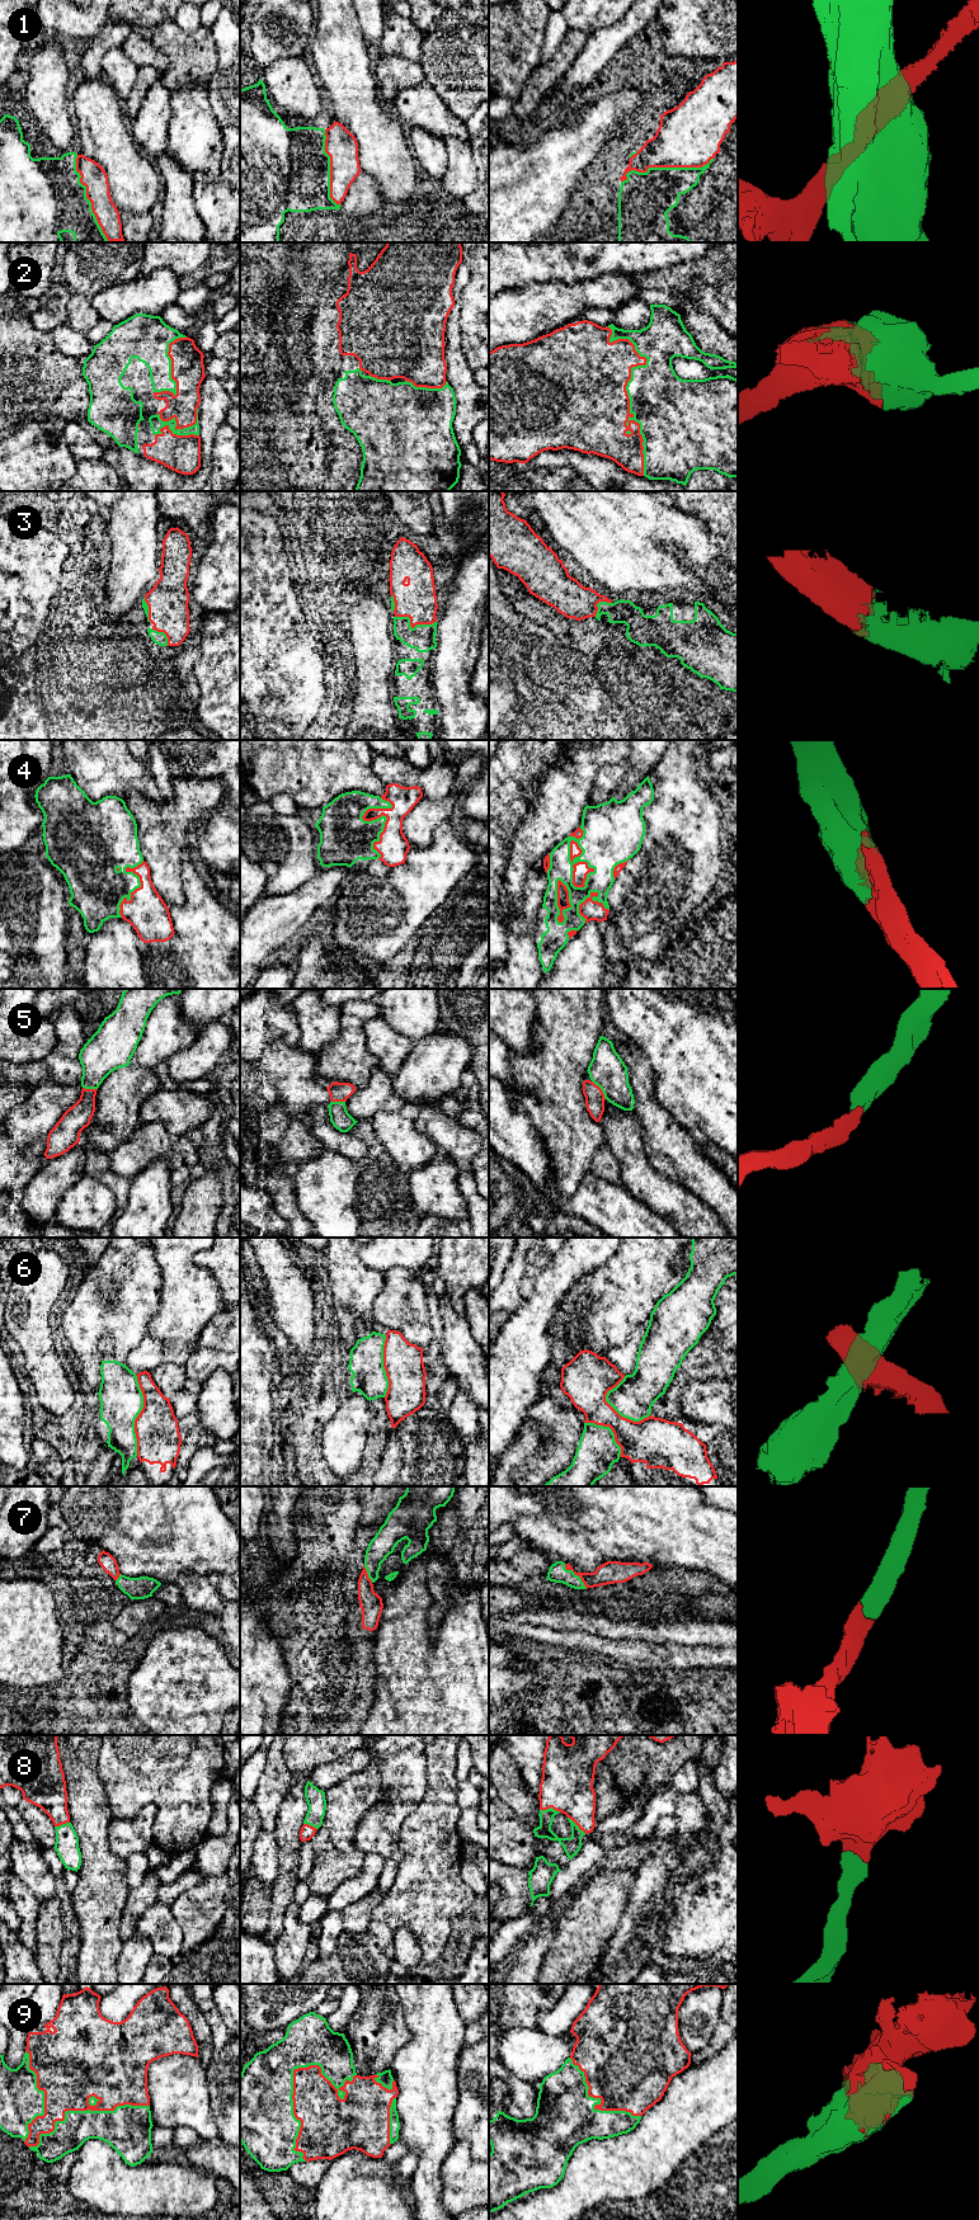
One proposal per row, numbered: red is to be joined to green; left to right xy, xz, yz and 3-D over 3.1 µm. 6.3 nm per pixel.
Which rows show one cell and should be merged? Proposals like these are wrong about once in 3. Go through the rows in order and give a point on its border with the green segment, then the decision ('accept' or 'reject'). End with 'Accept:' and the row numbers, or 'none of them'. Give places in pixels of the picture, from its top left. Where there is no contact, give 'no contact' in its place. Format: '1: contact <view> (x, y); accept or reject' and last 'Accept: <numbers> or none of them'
1: contact xy (90, 206); reject
2: contact yz (627, 385); accept
3: contact xz (414, 627); accept
4: contact yz (569, 856); accept
5: contact yz (601, 1088); accept
6: contact xy (137, 1415); reject
7: contact yz (574, 1574); accept
8: contact yz (550, 1808); accept
9: contact xz (292, 2083); accept
Accept: 2, 3, 4, 5, 7, 8, 9

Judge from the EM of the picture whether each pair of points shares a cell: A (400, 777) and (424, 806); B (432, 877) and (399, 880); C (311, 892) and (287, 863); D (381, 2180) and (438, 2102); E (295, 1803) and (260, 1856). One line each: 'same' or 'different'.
A: different
B: same
C: different
D: same
E: different

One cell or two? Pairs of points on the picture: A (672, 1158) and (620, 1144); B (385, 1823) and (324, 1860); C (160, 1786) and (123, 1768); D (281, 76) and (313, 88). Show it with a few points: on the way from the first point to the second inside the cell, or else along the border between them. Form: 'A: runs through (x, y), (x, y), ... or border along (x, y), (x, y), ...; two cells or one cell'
A: border along (638, 1121), (643, 1150), (648, 1160), (662, 1174); two cells
B: border along (365, 1814), (354, 1837), (354, 1844), (363, 1853); two cells
C: runs through (151, 1777), (145, 1771), (132, 1768); one cell
D: runs through (288, 84), (292, 88), (305, 88); one cell

